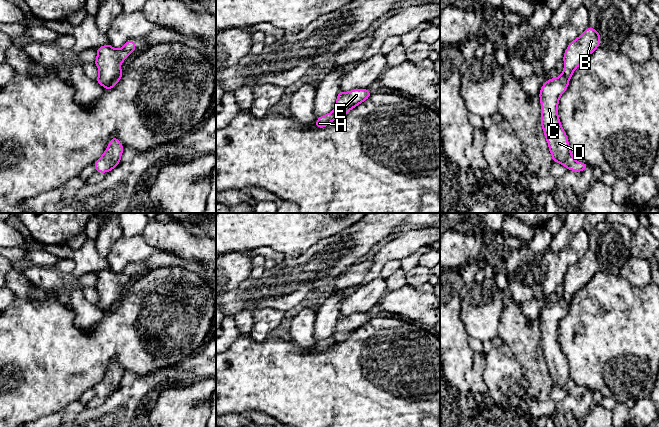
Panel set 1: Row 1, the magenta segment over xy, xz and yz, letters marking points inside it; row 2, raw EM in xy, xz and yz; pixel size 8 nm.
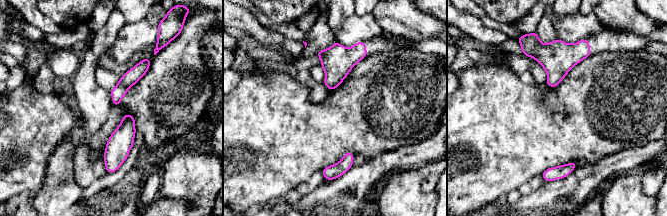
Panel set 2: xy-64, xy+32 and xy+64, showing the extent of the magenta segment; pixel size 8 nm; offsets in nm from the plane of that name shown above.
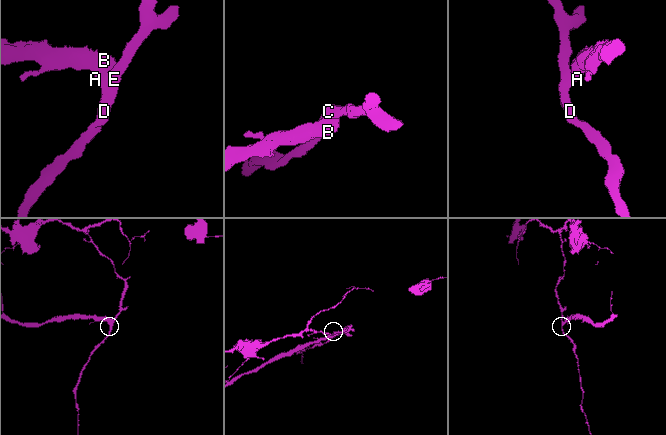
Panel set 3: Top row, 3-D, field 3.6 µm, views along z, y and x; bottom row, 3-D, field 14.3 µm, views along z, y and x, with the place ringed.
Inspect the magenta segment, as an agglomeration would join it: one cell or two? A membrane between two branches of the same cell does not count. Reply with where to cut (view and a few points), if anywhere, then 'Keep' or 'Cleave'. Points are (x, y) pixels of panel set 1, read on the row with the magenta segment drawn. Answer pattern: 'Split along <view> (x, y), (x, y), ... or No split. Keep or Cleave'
Split along xy (121, 70), (104, 87). Cleave

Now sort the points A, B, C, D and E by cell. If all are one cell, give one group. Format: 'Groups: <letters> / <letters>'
Groups: A B / C D E

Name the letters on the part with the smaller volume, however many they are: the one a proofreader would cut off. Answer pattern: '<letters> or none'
A, B

